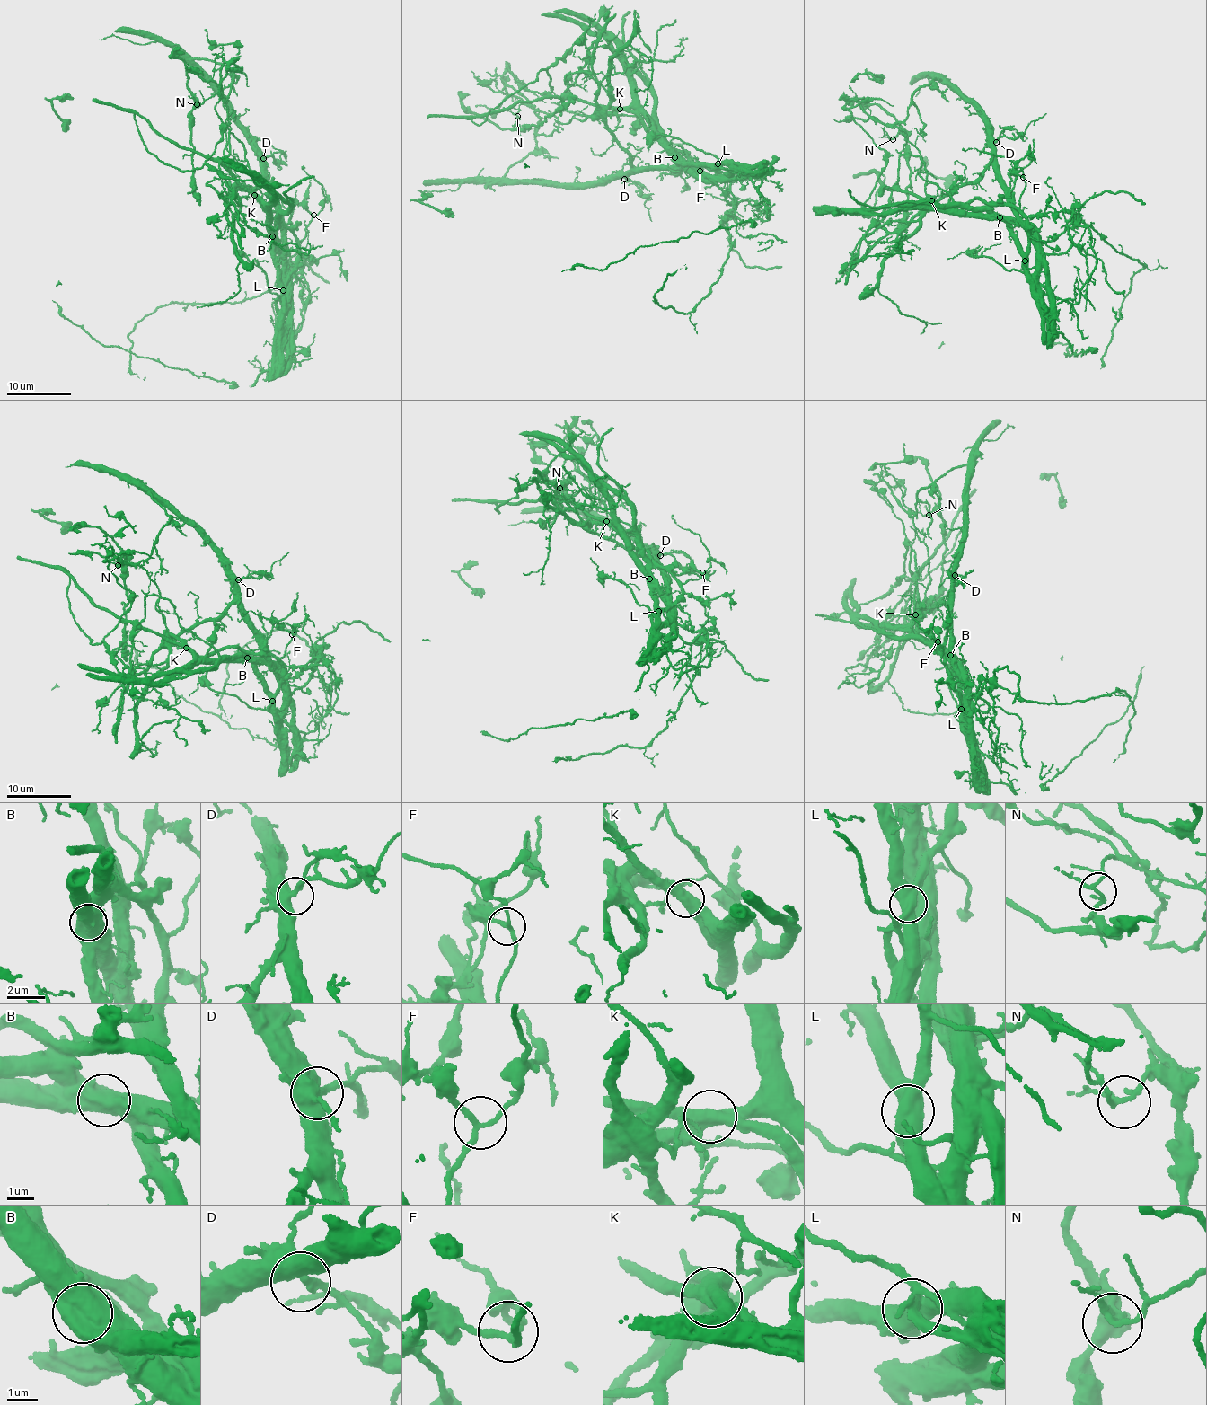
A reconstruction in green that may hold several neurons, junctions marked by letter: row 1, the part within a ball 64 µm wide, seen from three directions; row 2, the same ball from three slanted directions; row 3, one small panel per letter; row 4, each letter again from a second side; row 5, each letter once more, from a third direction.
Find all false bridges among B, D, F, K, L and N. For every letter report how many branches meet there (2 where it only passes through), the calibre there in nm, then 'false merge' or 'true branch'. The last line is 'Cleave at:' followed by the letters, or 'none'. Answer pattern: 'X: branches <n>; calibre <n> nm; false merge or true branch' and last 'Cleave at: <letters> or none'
B: branches 2; calibre 800 nm; false merge
D: branches 2; calibre 460 nm; true branch
F: branches 3; calibre 190 nm; true branch
K: branches 2; calibre 600 nm; false merge
L: branches 4; calibre 550 nm; false merge
N: branches 3; calibre 170 nm; false merge
Cleave at: B, K, L, N

